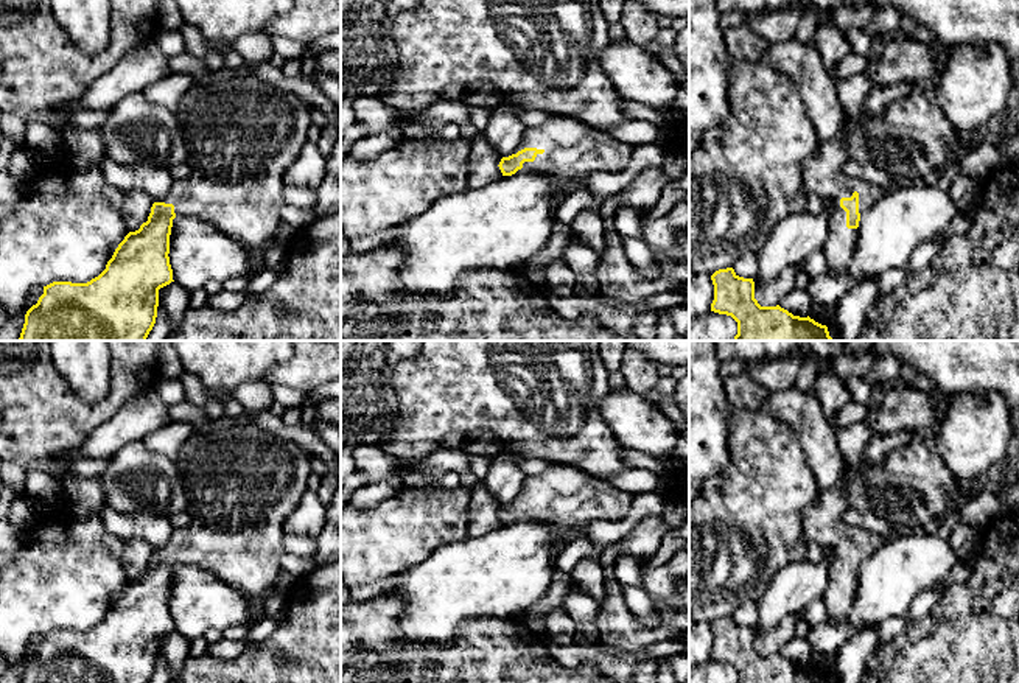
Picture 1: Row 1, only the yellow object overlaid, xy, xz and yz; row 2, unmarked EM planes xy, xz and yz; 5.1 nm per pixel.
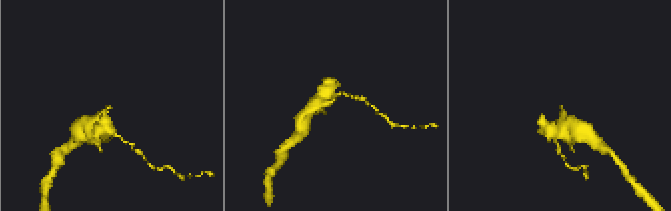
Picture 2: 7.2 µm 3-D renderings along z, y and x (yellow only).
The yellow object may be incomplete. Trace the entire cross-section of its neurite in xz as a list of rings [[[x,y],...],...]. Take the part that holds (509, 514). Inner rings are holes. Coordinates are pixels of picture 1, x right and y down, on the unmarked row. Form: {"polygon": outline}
{"polygon": [[[565,462],[527,476],[517,498],[499,510],[502,524],[540,520],[571,540],[585,534],[594,520],[619,521],[632,509],[633,495],[602,482]]]}

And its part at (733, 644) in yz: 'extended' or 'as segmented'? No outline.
as segmented

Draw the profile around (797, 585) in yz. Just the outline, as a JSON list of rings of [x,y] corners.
[[[828,554],[818,563],[803,560],[781,569],[758,601],[755,633],[767,633],[789,615],[801,615],[828,588]]]

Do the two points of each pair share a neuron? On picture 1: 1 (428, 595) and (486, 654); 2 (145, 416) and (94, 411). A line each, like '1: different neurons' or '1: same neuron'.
1: different neurons
2: different neurons

